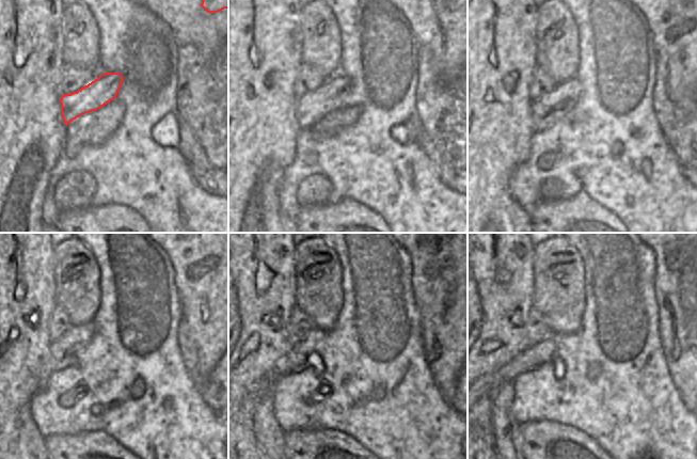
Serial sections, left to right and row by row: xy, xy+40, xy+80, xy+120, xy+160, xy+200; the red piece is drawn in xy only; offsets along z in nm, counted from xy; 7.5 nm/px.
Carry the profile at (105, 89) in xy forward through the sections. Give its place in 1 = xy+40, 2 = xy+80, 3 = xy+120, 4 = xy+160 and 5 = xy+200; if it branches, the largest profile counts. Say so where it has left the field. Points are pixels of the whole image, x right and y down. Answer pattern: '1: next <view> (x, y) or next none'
1: next xy+40 (310, 108)
2: next xy+80 (551, 107)
3: next xy+120 (64, 349)
4: next xy+160 (300, 354)
5: next xy+200 (531, 358)

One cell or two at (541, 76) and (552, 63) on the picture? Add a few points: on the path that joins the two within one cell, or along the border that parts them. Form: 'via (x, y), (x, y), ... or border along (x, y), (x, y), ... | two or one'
border along (537, 65), (557, 83) | two

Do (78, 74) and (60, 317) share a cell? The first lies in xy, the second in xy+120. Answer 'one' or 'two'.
one

